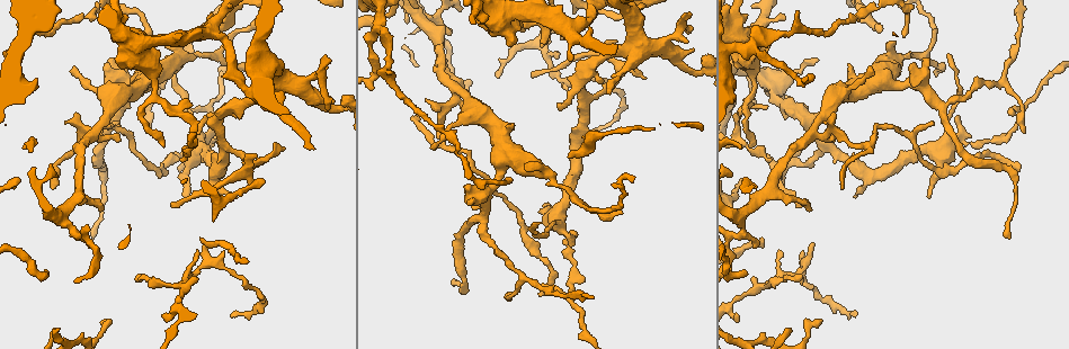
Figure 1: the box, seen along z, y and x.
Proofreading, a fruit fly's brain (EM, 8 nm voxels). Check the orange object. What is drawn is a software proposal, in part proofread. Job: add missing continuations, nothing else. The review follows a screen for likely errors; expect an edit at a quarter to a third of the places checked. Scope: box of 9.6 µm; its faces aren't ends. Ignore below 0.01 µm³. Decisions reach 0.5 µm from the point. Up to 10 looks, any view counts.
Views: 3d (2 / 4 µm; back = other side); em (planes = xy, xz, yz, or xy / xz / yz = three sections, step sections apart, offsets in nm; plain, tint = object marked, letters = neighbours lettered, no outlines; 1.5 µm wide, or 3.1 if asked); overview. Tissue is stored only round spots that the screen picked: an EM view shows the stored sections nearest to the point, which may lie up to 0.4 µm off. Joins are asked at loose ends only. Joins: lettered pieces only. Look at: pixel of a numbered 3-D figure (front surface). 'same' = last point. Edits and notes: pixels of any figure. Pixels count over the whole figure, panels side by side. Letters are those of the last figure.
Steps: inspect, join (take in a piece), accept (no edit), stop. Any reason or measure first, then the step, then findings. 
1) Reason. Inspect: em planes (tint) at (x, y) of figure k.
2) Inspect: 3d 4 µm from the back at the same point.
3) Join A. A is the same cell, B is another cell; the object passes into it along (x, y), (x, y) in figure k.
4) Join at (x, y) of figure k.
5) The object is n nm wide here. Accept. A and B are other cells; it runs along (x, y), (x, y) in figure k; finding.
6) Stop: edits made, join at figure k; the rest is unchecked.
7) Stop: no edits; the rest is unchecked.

An open end. Inspect: 3d 2 µm at (812, 210) of figure 1.

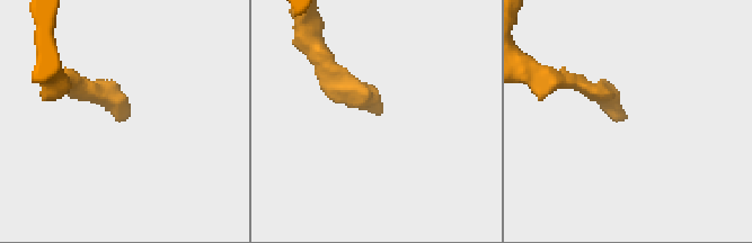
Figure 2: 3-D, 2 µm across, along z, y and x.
Now the EM. Inspect: em yz step 8 (tint) at (127, 118) of figure 2.

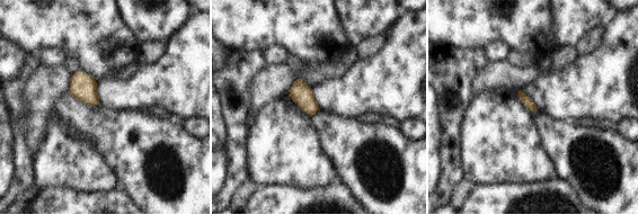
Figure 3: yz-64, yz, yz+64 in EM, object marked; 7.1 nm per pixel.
Another direction. Inspect: em planes (letters) at the same point.

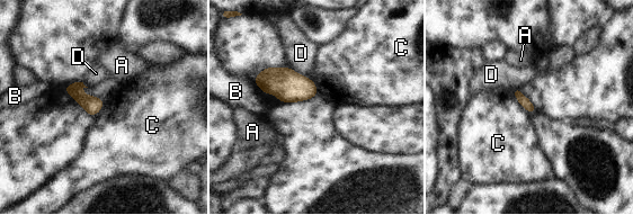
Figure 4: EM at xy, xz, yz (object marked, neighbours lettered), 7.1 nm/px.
Accept. A, B, C and D are other cells; a border runs along (514, 87), (516, 100), (532, 115) in figure 4; no lettered piece goes on from it.

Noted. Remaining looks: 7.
Tapers out. Inspect: em yz step 4 (tint) at (812, 242) of figure 1.

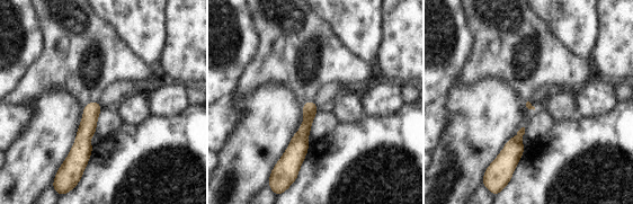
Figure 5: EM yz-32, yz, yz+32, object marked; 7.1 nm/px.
See the neighbours. Inspect: em yz step 4 (letters) at the same point.

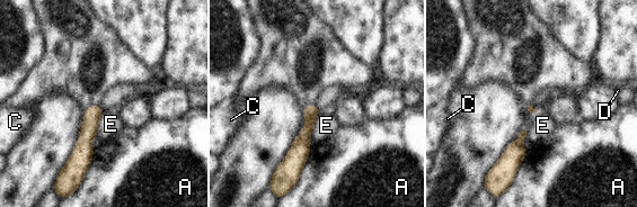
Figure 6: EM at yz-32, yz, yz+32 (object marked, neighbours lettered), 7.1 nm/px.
Accept. A, C, D and E are other cells; a border runs along (103, 110), (96, 136) in figure 6; none of them fits.

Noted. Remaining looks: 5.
An open end. Inspect: 3d 2 µm at (949, 55) of figure 1.

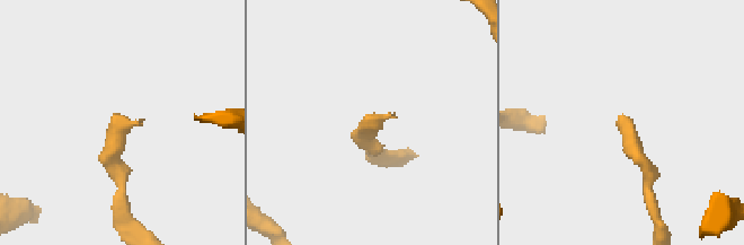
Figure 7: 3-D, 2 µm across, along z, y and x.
Now the EM. Inspect: em xz step 4 (tint) at (620, 125) of figure 7.

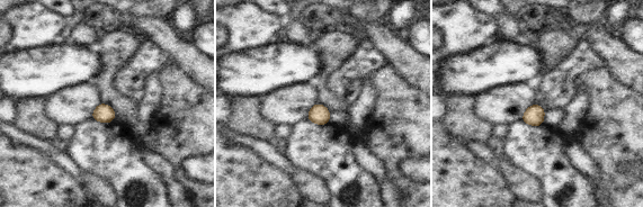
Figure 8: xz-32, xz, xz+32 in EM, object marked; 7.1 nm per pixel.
Another direction. Inspect: em planes (letters) at the same point.

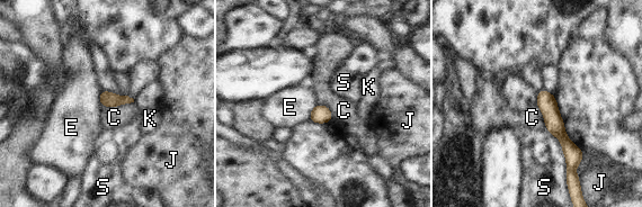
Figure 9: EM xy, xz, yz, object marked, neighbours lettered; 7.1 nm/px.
Accept. C, E, J, K and S are other cells; it runs along (541, 93), (572, 161) in figure 9; no lettered piece goes on from it.

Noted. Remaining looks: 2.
Stop: no edits; the rest is unchecked.

